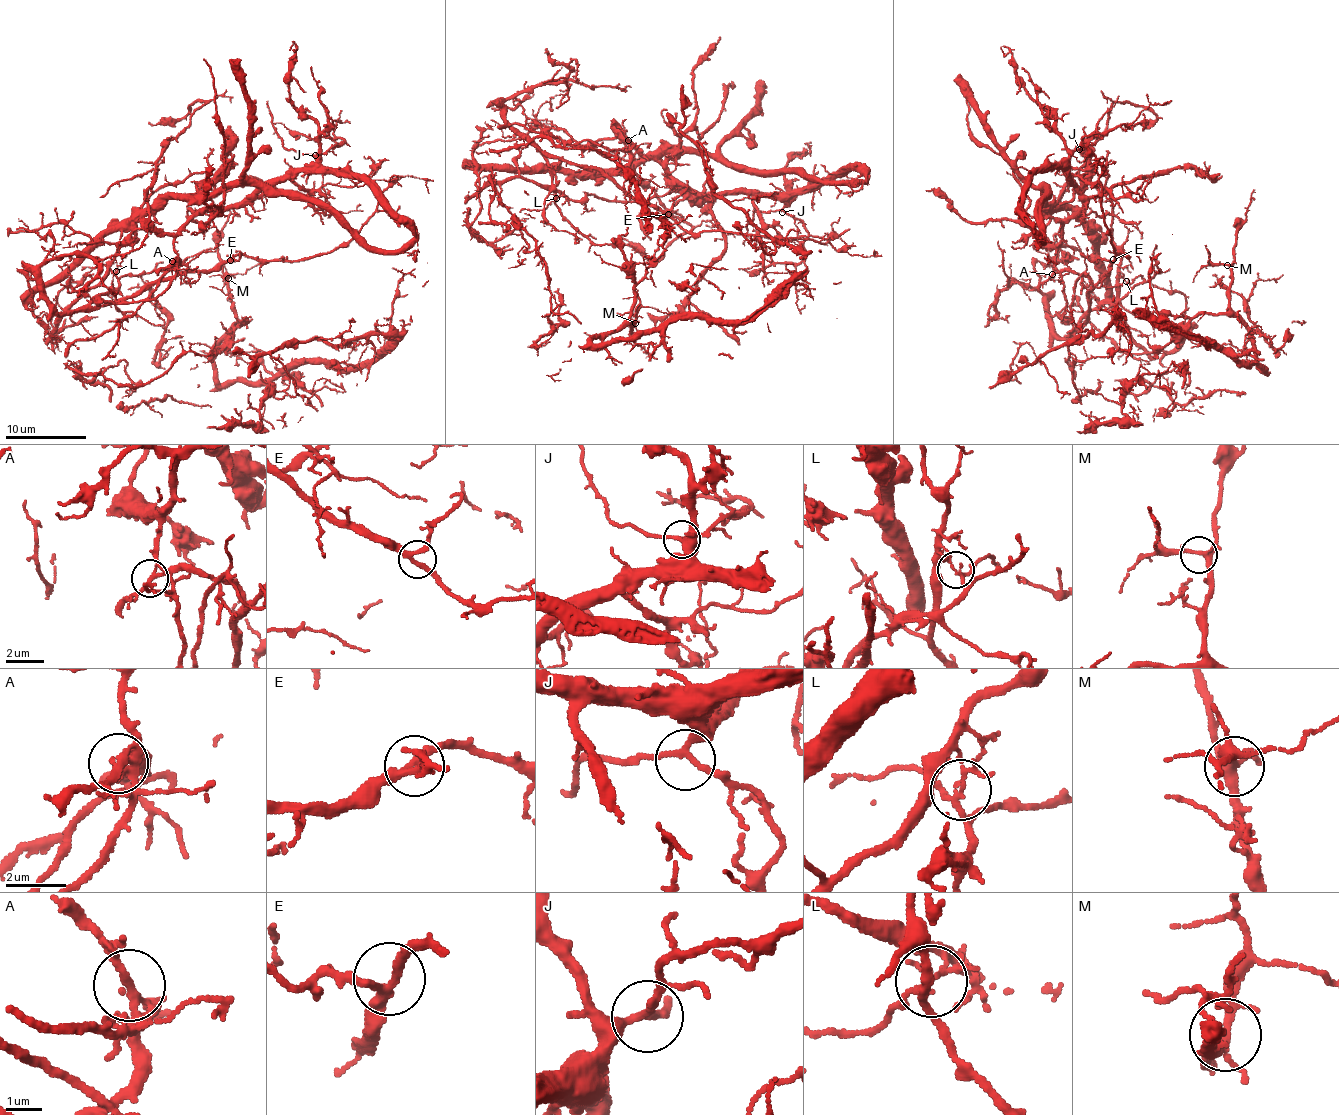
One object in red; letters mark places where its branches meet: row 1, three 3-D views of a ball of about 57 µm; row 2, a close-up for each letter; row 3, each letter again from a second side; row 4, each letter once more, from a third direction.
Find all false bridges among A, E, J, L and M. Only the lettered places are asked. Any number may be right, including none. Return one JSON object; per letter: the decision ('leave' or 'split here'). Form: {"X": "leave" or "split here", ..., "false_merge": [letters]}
{"A": "split here", "E": "leave", "J": "leave", "L": "split here", "M": "leave", "false_merge": ["A", "L"]}

